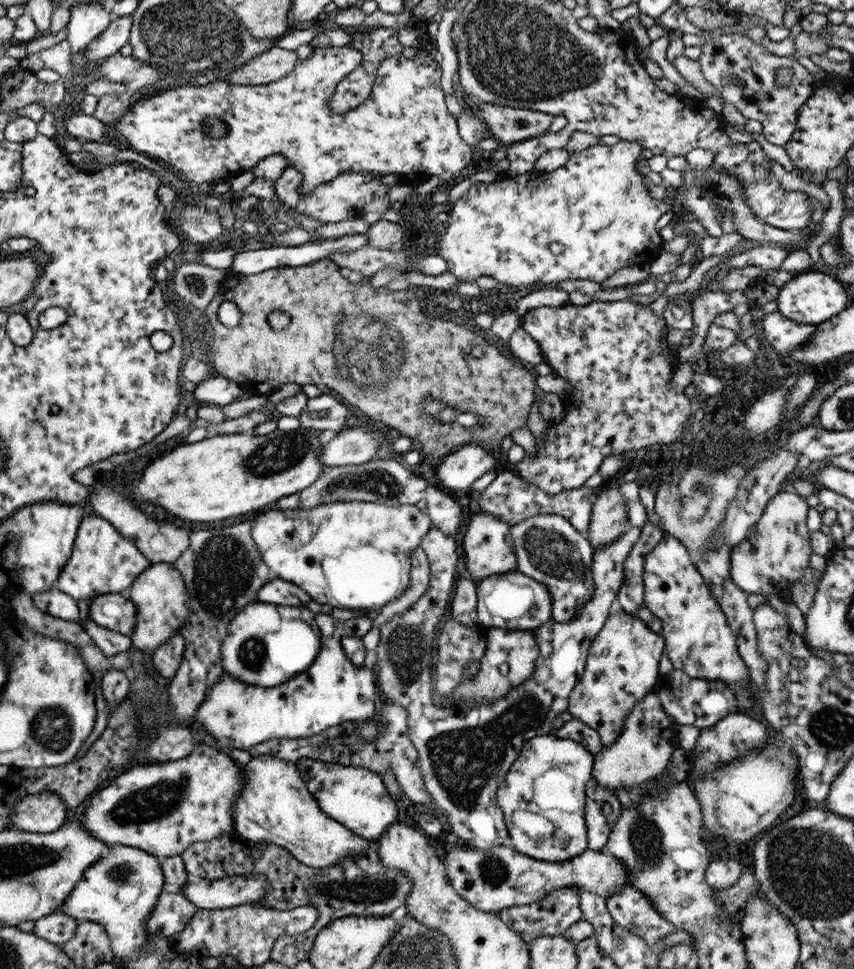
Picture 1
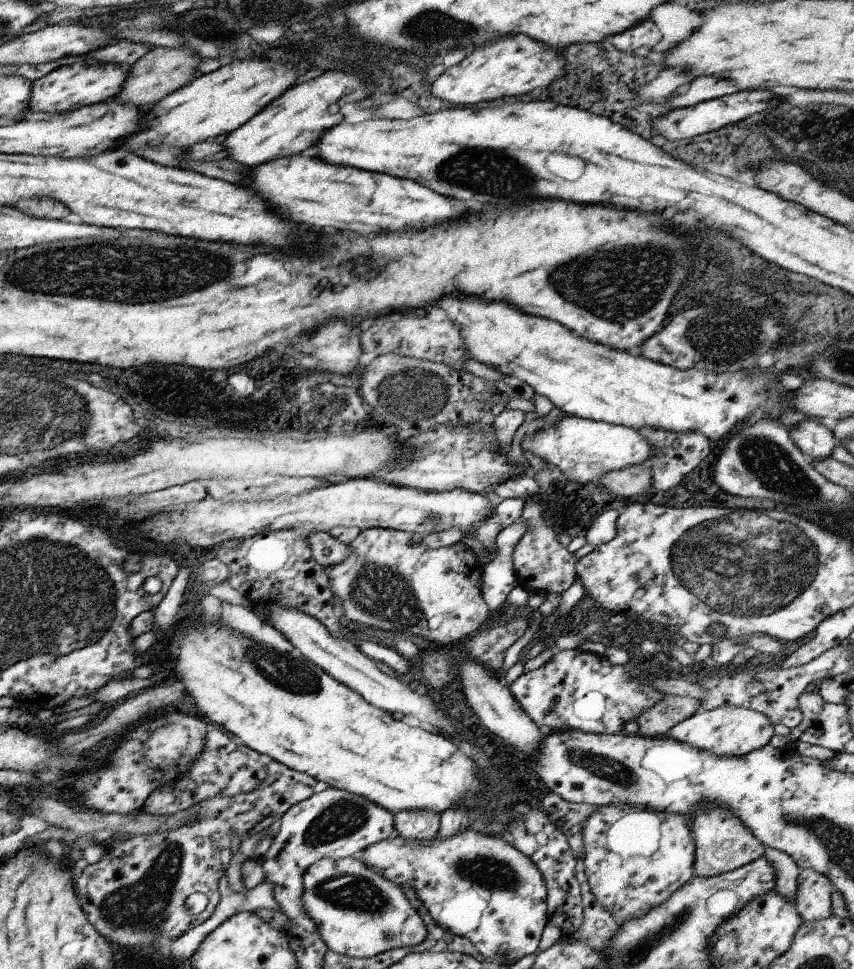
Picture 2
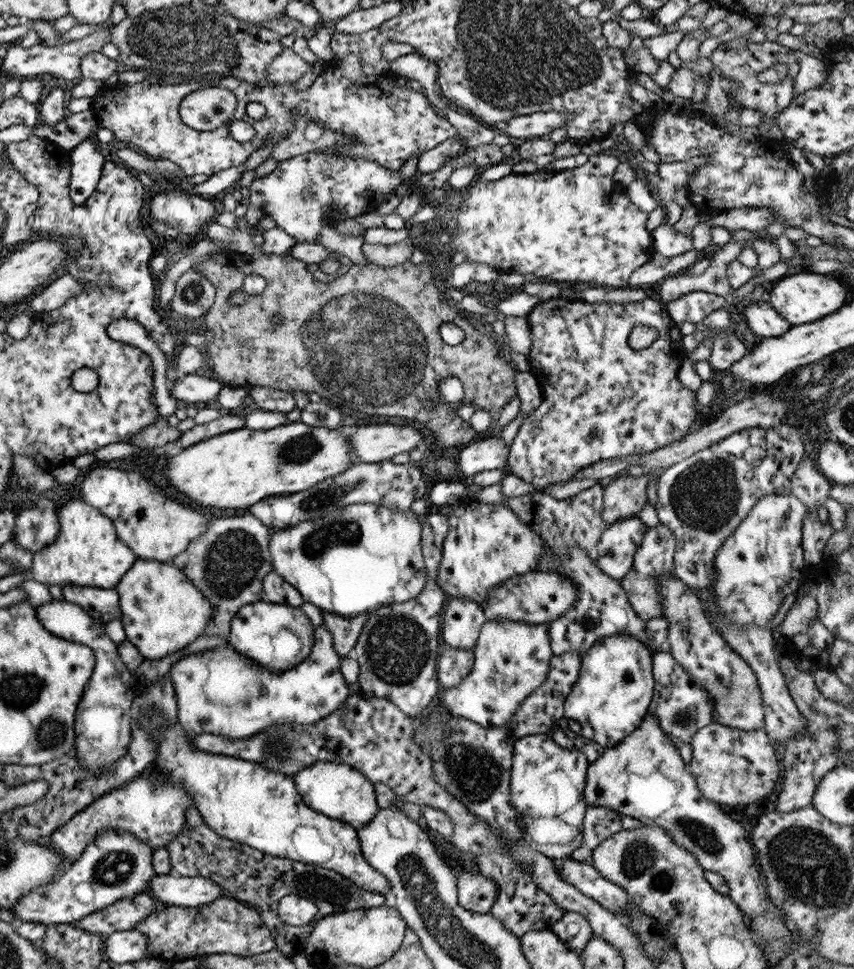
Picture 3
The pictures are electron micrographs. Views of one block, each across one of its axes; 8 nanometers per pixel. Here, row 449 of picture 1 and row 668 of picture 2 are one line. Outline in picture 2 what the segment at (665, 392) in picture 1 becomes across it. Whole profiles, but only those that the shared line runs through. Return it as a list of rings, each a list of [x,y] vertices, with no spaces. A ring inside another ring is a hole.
[[[580,649],[556,650],[549,659],[540,668],[523,672],[508,687],[512,698],[540,730],[597,735],[622,733],[626,723],[635,721],[665,696],[645,683],[647,673],[641,672],[638,666],[628,663],[613,666],[603,655]]]

